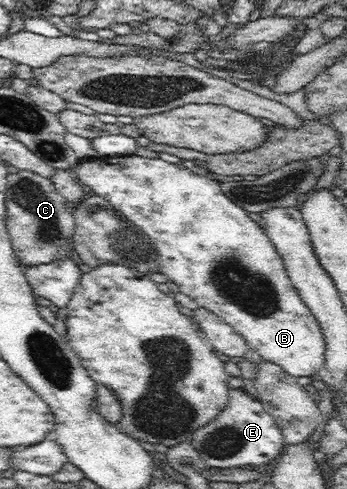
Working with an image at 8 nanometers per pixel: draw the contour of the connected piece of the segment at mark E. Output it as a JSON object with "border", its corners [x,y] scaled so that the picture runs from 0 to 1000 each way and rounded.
{"border":[[[697,793],[663,796],[657,832],[597,869],[565,881],[548,904],[599,957],[732,959],[772,953],[813,926],[821,910],[807,873],[732,808]]]}

